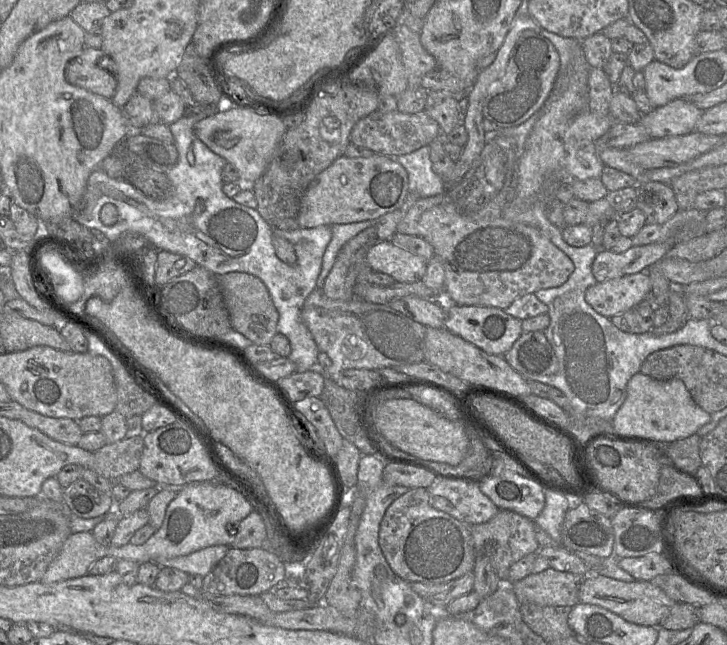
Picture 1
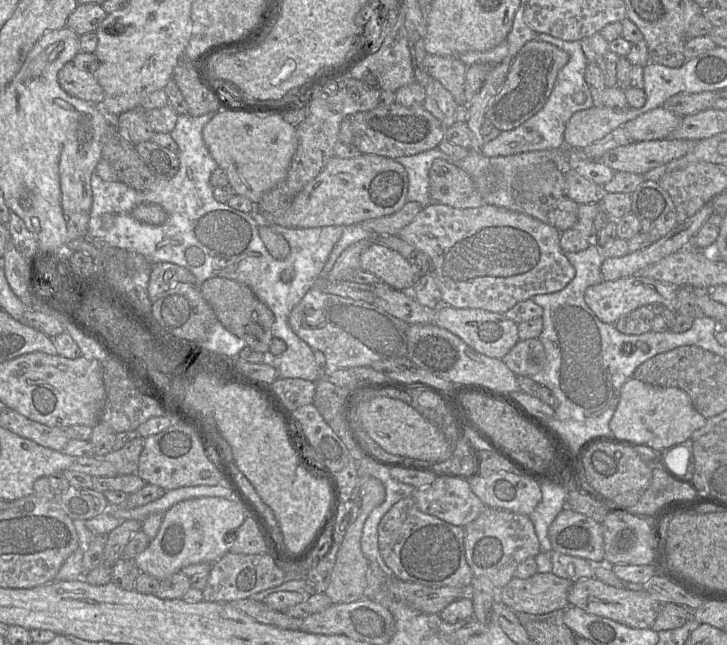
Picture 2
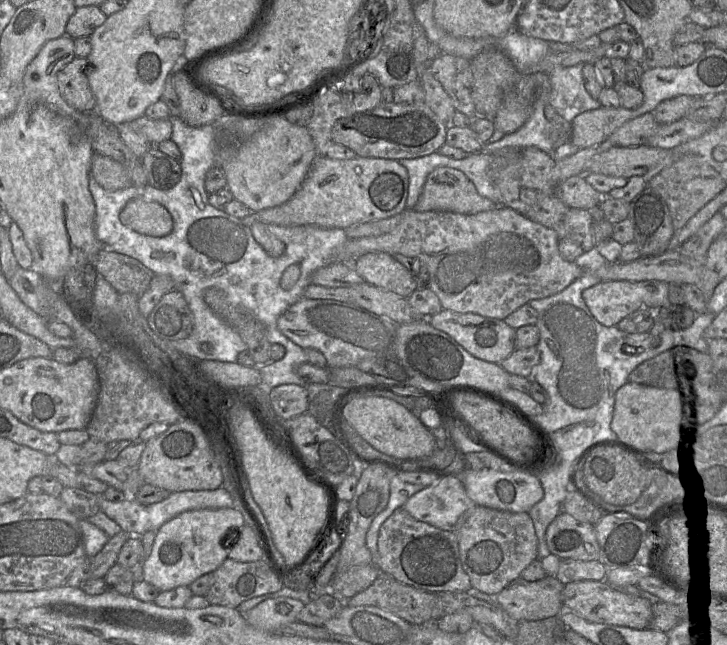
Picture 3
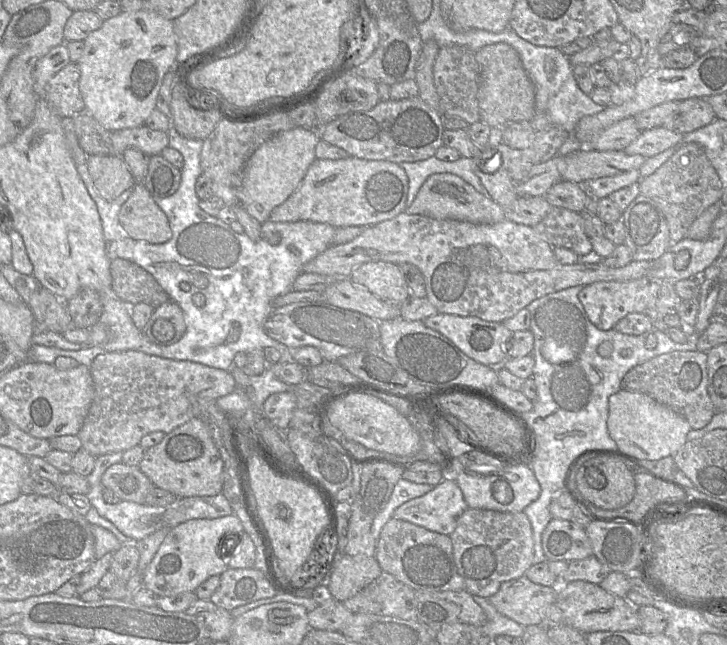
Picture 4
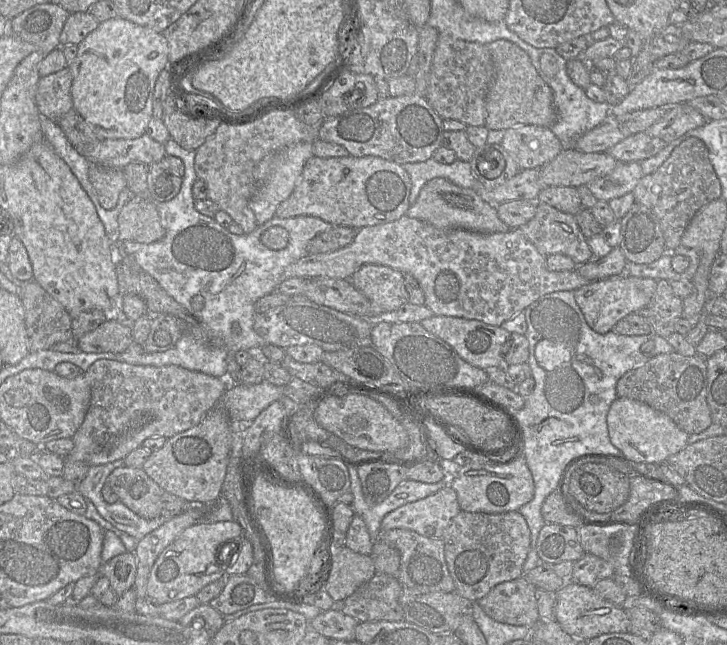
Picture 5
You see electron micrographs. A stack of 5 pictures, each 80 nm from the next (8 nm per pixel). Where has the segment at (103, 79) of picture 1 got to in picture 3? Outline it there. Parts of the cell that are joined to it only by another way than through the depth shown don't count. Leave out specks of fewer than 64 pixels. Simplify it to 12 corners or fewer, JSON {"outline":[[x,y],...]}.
{"outline":[[76,57],[57,73],[69,106],[94,113],[88,59]]}

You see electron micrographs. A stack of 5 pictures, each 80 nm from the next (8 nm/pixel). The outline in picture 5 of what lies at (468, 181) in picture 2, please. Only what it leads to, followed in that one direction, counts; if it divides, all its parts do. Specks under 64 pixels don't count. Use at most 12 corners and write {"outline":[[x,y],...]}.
{"outline":[[444,178],[406,216],[436,228],[506,232],[496,205]]}

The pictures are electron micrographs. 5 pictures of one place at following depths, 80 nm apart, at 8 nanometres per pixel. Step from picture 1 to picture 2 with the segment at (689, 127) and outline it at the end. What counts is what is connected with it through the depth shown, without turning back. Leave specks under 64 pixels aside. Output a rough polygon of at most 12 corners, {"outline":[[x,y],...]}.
{"outline":[[660,106],[625,123],[632,142],[669,138],[682,117]]}

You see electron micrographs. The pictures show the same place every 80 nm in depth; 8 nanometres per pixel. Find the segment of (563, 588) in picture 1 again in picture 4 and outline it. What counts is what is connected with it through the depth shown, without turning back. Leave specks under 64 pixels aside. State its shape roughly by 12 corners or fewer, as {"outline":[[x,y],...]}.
{"outline":[[524,575],[489,598],[502,615],[523,626],[546,624],[556,588]]}

